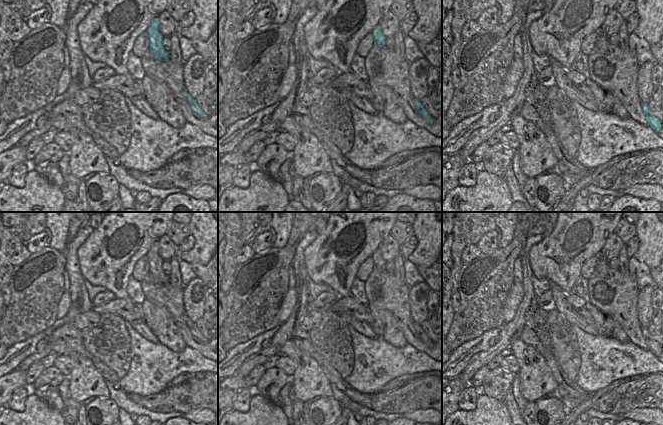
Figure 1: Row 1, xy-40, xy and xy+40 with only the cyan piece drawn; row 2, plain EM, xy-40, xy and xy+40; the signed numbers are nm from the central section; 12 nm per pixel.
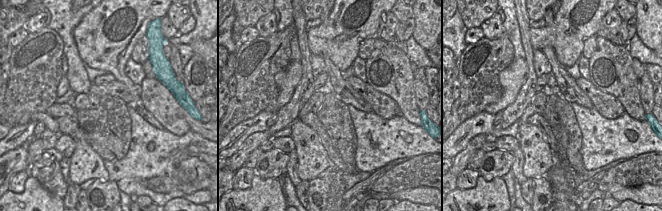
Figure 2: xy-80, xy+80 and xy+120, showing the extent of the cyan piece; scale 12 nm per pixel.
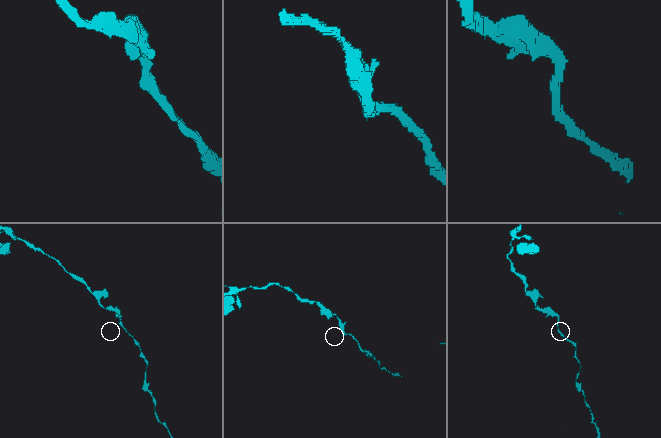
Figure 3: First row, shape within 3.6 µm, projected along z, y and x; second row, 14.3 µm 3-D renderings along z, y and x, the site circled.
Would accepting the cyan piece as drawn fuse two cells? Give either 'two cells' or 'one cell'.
two cells

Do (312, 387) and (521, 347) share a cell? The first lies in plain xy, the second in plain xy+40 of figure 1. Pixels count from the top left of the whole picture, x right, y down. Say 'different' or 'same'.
same

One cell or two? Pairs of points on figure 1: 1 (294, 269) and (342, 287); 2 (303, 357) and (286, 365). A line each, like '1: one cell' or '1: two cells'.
1: two cells
2: two cells

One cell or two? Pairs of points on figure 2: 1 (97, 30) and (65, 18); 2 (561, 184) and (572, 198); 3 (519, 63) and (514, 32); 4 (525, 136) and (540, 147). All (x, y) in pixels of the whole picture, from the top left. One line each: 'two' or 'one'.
1: two
2: one
3: two
4: one

